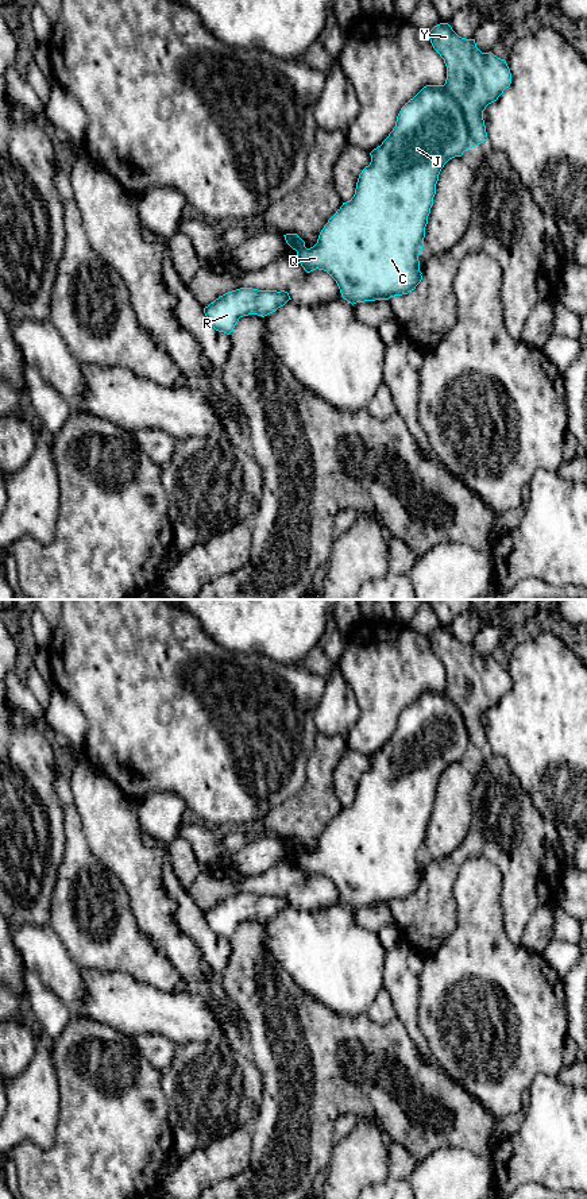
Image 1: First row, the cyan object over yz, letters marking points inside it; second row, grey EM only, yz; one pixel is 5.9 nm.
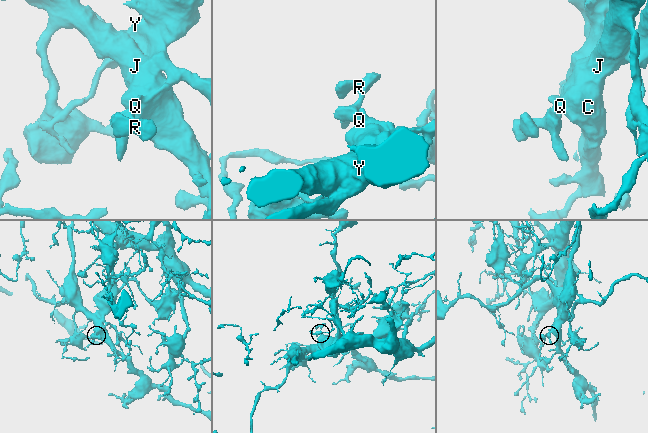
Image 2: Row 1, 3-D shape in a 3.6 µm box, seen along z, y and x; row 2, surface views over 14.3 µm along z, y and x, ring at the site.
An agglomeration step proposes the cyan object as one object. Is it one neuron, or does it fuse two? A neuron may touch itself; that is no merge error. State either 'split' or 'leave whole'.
split

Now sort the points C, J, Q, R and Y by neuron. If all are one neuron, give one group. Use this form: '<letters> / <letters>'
C J Q R / Y

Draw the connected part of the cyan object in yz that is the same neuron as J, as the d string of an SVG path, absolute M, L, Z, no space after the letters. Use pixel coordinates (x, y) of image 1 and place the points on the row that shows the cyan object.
M444 85L424 86L401 108L389 136L370 153L371 162L359 174L354 197L328 220L313 247L297 250L304 270L327 271L352 305L414 290L422 279L418 255L439 174L449 159L472 147L457 101Z

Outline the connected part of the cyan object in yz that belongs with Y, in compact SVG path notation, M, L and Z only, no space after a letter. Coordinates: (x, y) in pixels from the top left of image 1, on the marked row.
M448 23L435 26L428 35L433 49L444 59L444 86L462 108L475 147L488 139L483 111L510 86L510 69L505 59L491 51L482 53L475 39L459 36Z

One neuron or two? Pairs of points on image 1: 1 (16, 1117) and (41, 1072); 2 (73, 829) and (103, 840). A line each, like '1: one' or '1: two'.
1: one
2: two

